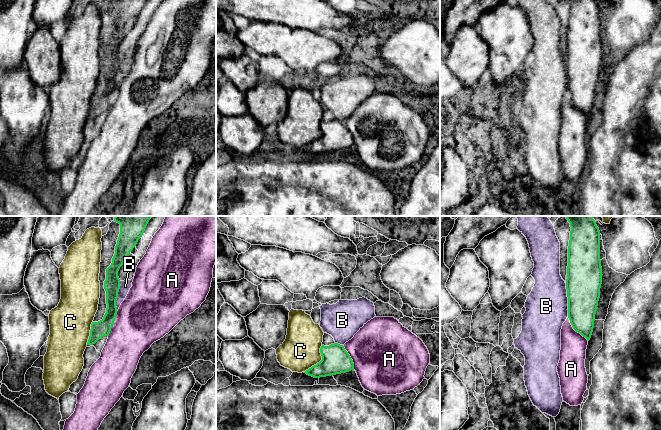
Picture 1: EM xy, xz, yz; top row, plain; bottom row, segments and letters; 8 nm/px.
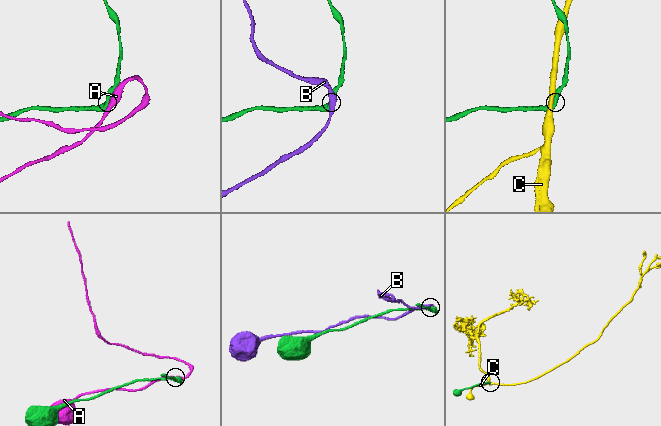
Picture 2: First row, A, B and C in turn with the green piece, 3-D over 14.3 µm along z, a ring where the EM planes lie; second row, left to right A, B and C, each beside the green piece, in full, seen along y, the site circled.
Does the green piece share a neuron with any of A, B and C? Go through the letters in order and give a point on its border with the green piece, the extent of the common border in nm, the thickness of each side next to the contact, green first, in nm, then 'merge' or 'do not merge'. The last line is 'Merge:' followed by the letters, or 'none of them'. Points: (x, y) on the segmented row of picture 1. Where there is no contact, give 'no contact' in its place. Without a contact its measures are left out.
A: meets green in yz at (575, 330); contact 260 nm long; 240 nm thick on the green side, 200 nm on the other; do not merge
B: meets green in yz at (568, 300); contact 280 nm long; 280 nm thick on the green side, 340 nm on the other; do not merge
C: meets green in xz at (320, 361); contact 260 nm long; 220 nm thick on the green side, 300 nm on the other; do not merge
Merge: none of them

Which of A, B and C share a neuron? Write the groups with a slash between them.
A / B / C

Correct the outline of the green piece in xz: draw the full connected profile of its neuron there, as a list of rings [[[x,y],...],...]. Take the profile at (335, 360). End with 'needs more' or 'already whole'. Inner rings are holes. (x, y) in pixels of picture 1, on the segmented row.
[[[338,343],[320,348],[322,360],[304,373],[314,378],[326,377],[354,370],[354,363],[343,345]]] | already whole

